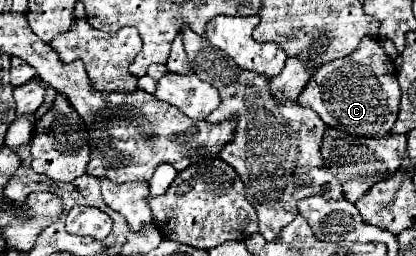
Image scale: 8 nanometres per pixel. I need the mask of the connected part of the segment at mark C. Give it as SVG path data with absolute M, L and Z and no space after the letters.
M364 36L360 46L350 56L316 68L314 76L300 92L298 102L318 112L326 126L342 128L352 136L382 138L392 130L398 118L400 86L396 82L394 62L382 50L378 38Z

